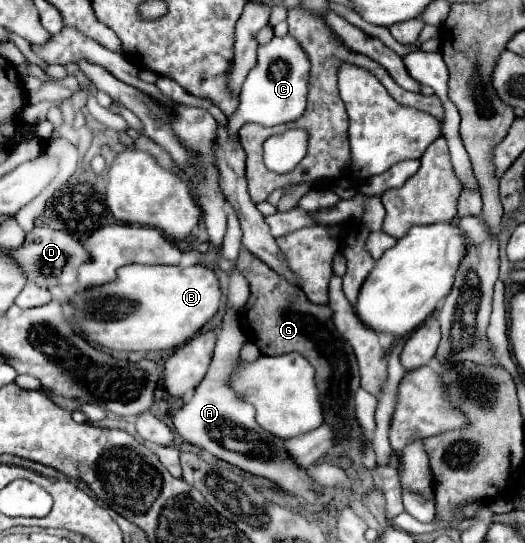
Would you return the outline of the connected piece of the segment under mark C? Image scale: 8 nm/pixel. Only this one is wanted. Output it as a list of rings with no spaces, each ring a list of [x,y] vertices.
[[[290,34],[282,38],[274,36],[270,44],[258,46],[256,66],[248,72],[242,84],[240,104],[236,112],[228,118],[230,130],[238,132],[248,122],[260,126],[278,126],[278,124],[288,124],[298,120],[306,108],[308,72],[310,72],[308,56]]]

